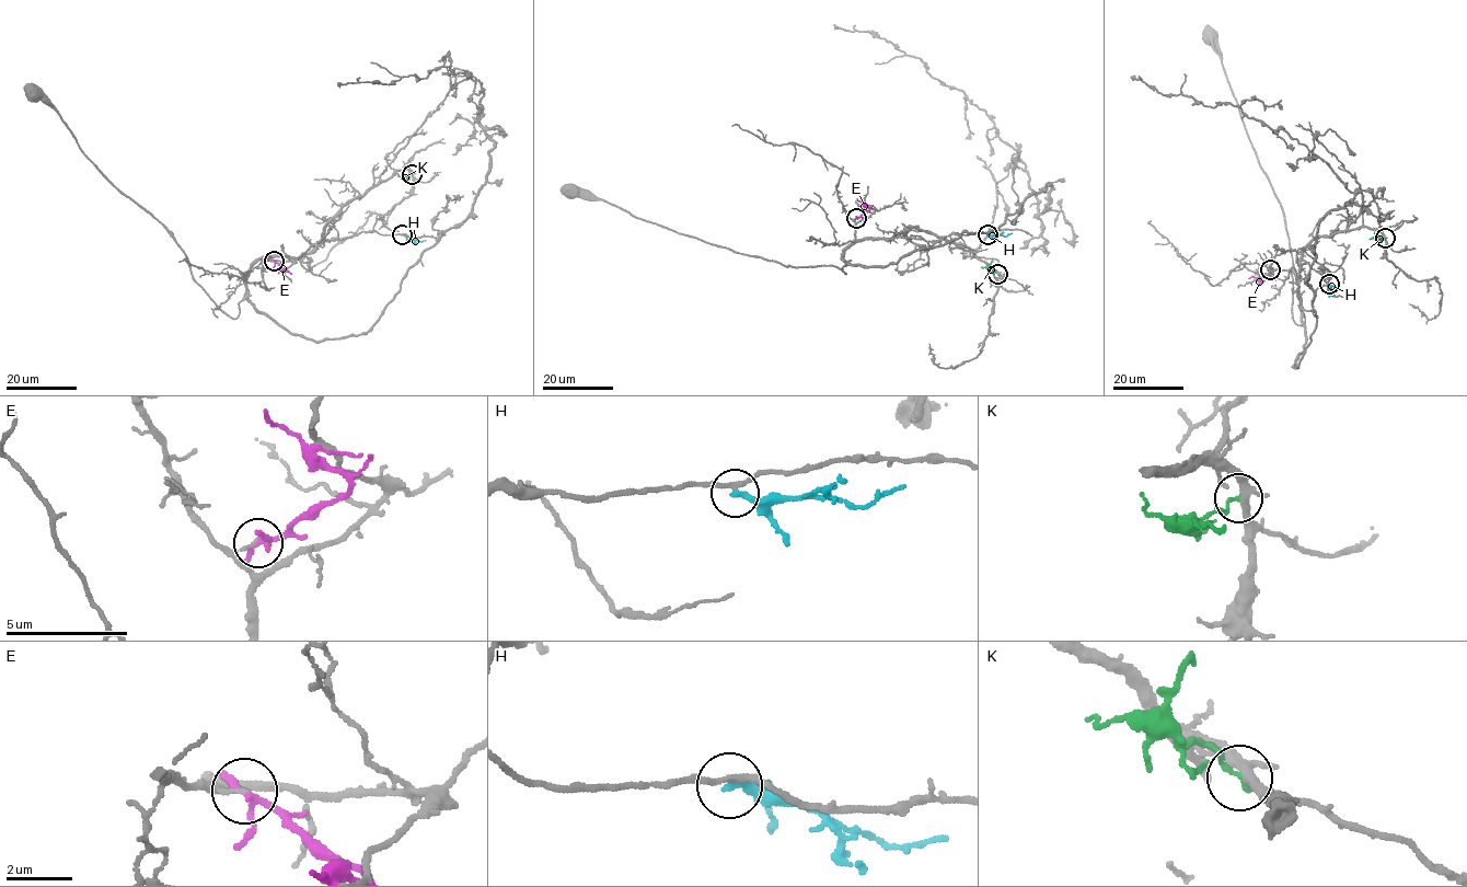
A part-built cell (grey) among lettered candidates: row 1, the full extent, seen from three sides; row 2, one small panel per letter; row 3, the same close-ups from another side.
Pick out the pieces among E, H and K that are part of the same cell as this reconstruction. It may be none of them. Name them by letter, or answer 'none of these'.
none of these

